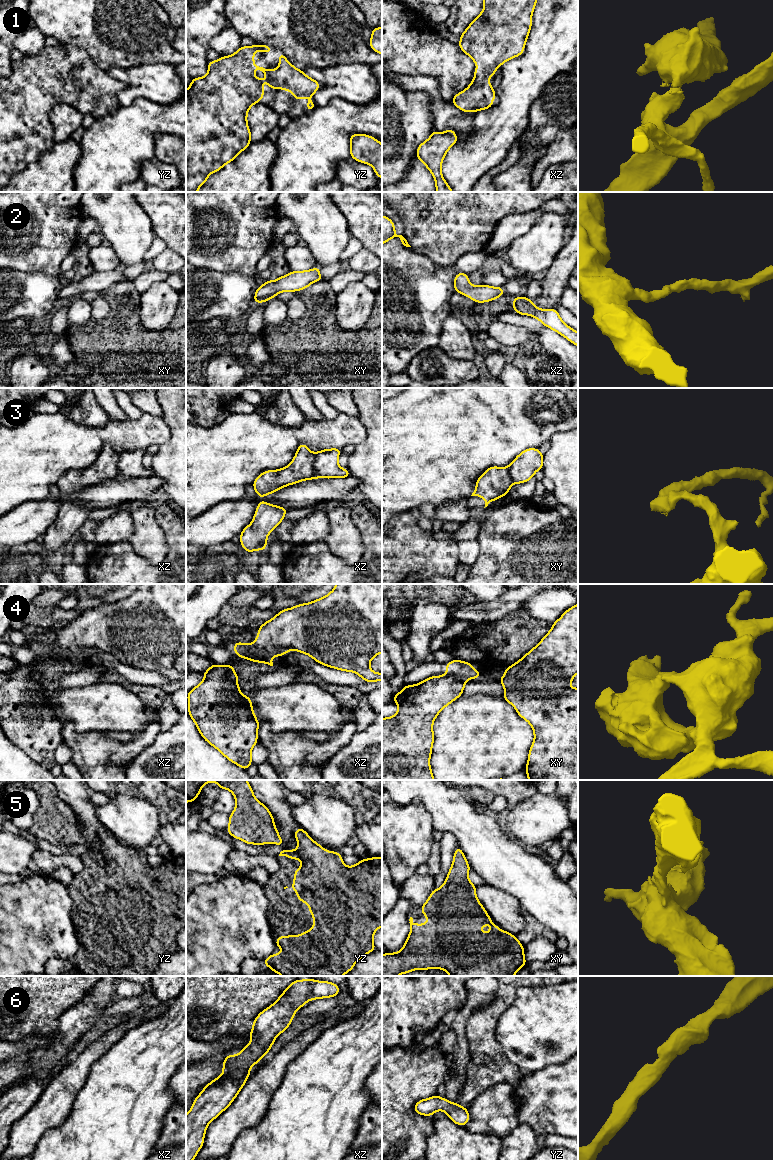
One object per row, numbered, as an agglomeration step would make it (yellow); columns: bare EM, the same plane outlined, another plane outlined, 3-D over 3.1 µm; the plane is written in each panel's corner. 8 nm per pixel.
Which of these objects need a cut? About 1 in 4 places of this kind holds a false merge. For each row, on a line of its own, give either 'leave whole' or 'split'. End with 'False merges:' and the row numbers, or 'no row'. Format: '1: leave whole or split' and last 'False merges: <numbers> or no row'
1: leave whole
2: leave whole
3: split
4: split
5: leave whole
6: leave whole
False merges: 3, 4

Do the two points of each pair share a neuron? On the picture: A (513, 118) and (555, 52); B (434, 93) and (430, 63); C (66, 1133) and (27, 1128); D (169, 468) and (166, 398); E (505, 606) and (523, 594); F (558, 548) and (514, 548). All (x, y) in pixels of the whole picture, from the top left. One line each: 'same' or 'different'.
A: same
B: different
C: different
D: same
E: same
F: same

